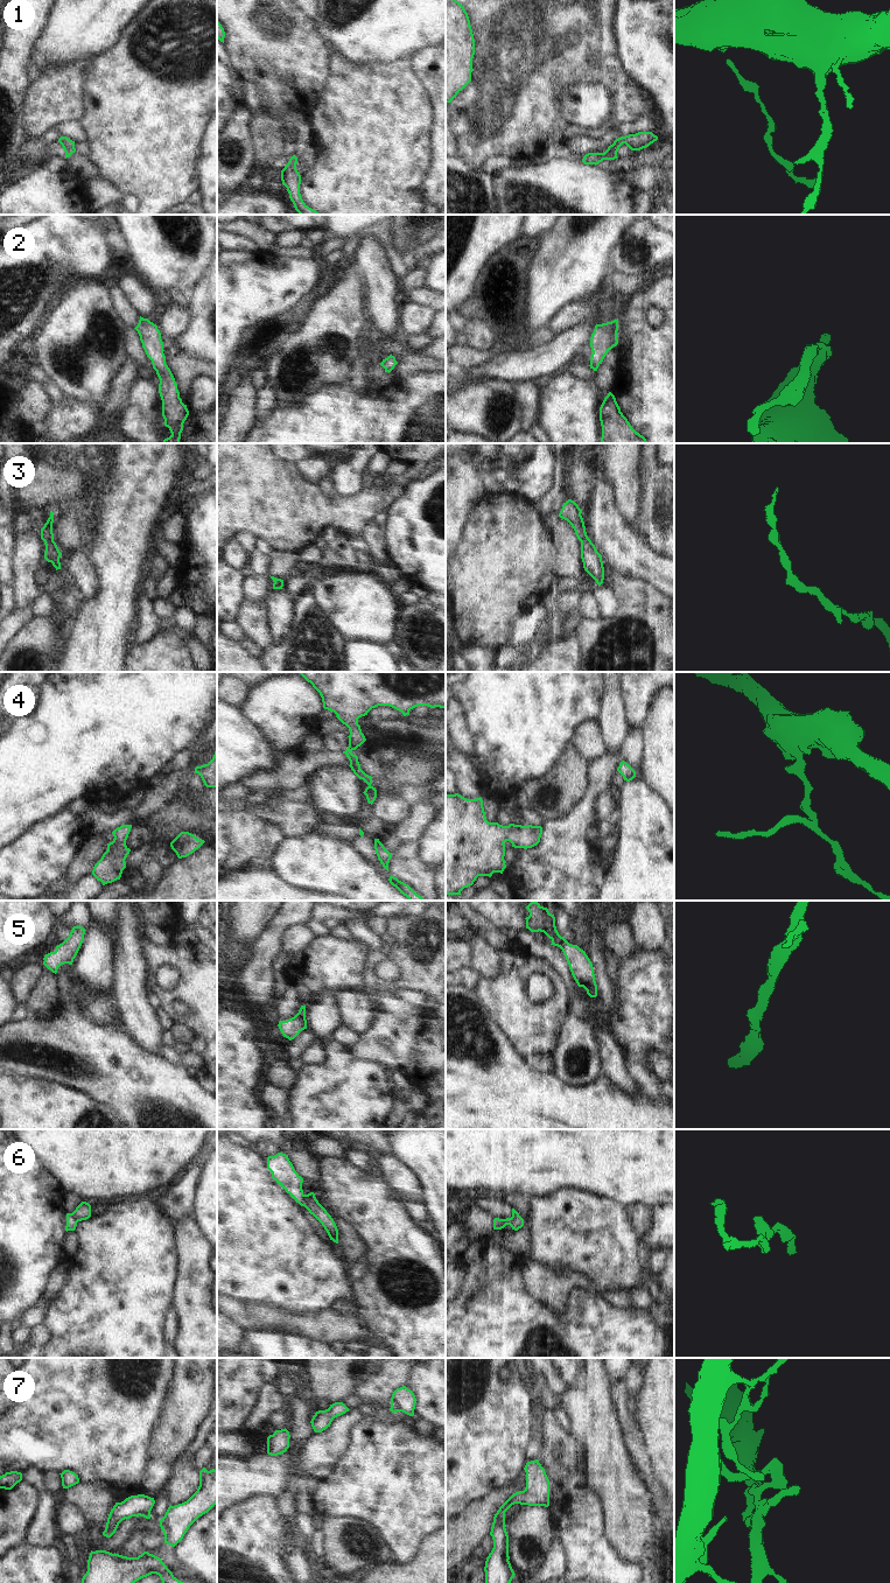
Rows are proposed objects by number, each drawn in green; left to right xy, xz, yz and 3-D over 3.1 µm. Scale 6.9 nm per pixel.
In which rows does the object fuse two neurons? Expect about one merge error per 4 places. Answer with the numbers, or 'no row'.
6.

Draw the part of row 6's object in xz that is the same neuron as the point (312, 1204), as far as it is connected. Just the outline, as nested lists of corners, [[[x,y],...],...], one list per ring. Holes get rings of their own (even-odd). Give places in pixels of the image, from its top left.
[[[314,1192],[303,1195],[304,1207],[313,1214],[324,1227],[330,1240],[338,1244],[338,1230],[327,1210],[318,1203]]]

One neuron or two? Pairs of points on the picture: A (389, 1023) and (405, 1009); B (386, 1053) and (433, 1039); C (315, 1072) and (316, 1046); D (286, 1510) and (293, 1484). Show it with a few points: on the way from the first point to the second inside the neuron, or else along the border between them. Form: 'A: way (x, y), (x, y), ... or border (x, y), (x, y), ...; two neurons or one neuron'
A: border (378, 1009), (398, 1017), (415, 1016), (419, 1013); two neurons
B: way (398, 1053), (421, 1048); one neuron
C: border (322, 1039), (323, 1059), (320, 1063), (303, 1064); two neurons
D: way (286, 1504), (293, 1490); one neuron

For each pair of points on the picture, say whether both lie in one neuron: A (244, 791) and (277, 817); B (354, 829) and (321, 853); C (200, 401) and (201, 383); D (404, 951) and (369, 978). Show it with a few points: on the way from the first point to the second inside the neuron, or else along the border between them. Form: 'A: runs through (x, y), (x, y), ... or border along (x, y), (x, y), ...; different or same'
A: border along (243, 798), (229, 800); different
B: border along (315, 832), (351, 841); different
C: runs through (201, 397), (201, 387); same
D: runs through (392, 954), (379, 955), (370, 966); same

